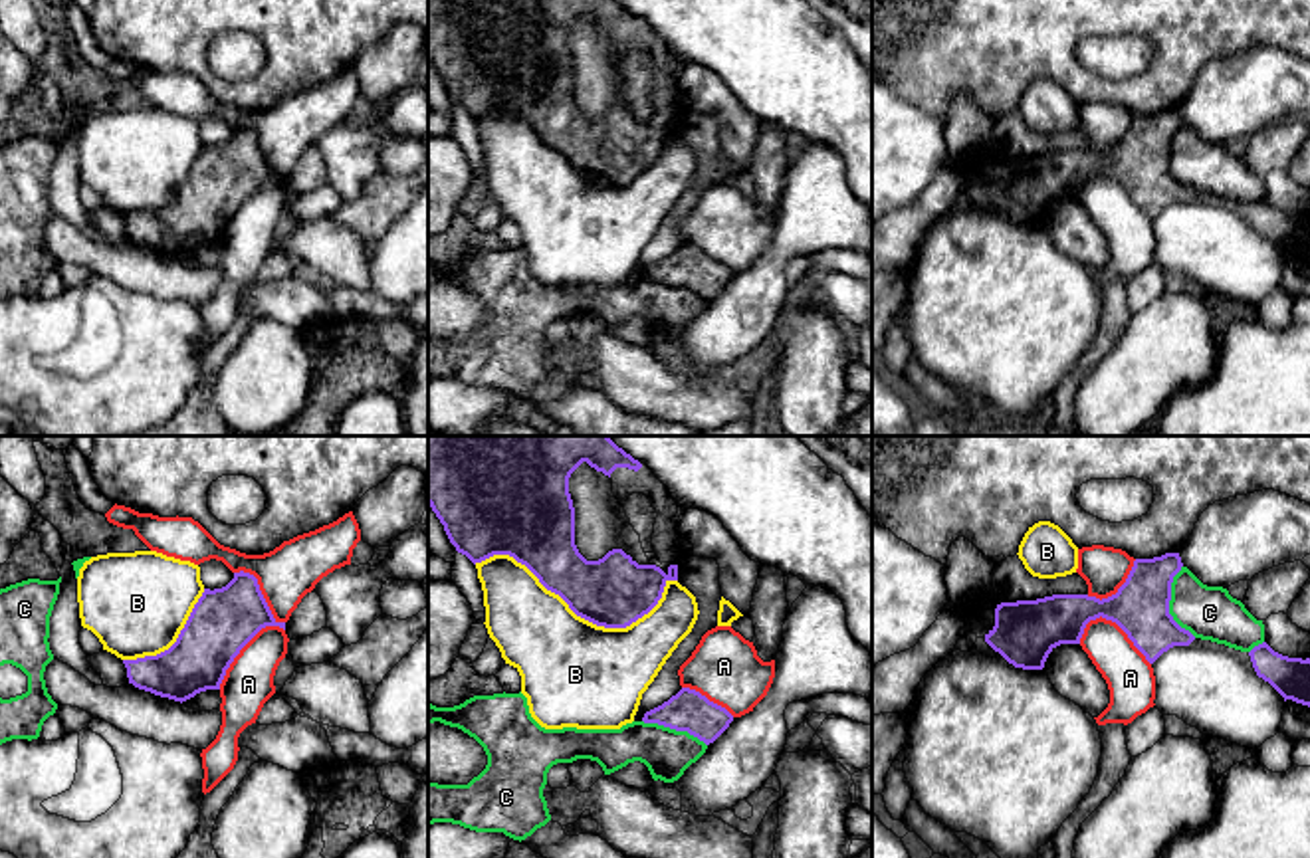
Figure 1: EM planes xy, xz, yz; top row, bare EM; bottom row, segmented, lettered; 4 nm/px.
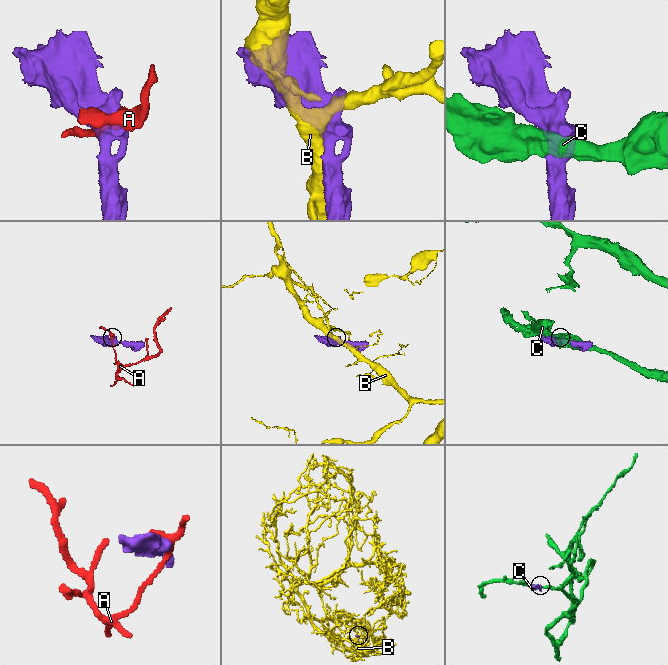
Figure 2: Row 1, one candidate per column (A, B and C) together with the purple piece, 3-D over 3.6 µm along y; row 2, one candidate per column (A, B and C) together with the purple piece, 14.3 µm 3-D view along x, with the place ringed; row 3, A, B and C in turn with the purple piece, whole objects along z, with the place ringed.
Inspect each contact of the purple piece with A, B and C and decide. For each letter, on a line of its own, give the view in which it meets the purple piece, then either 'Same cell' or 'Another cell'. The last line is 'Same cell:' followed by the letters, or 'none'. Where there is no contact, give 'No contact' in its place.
A: Touches purple in xy. Another cell
B: Touches purple in xz. Another cell
C: Touches purple in yz. Another cell
Same cell: none

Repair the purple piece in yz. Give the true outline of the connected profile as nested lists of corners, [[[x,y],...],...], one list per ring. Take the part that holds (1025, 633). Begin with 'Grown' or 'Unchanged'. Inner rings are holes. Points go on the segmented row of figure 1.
Unchanged. [[[1179,553],[1136,559],[1118,592],[1102,600],[1088,594],[1052,594],[1037,600],[1001,602],[995,608],[995,626],[985,634],[985,642],[1015,668],[1042,670],[1056,646],[1080,644],[1086,624],[1102,616],[1116,622],[1146,660],[1153,664],[1169,648],[1189,646],[1195,640],[1169,614],[1171,583],[1181,567]]]

